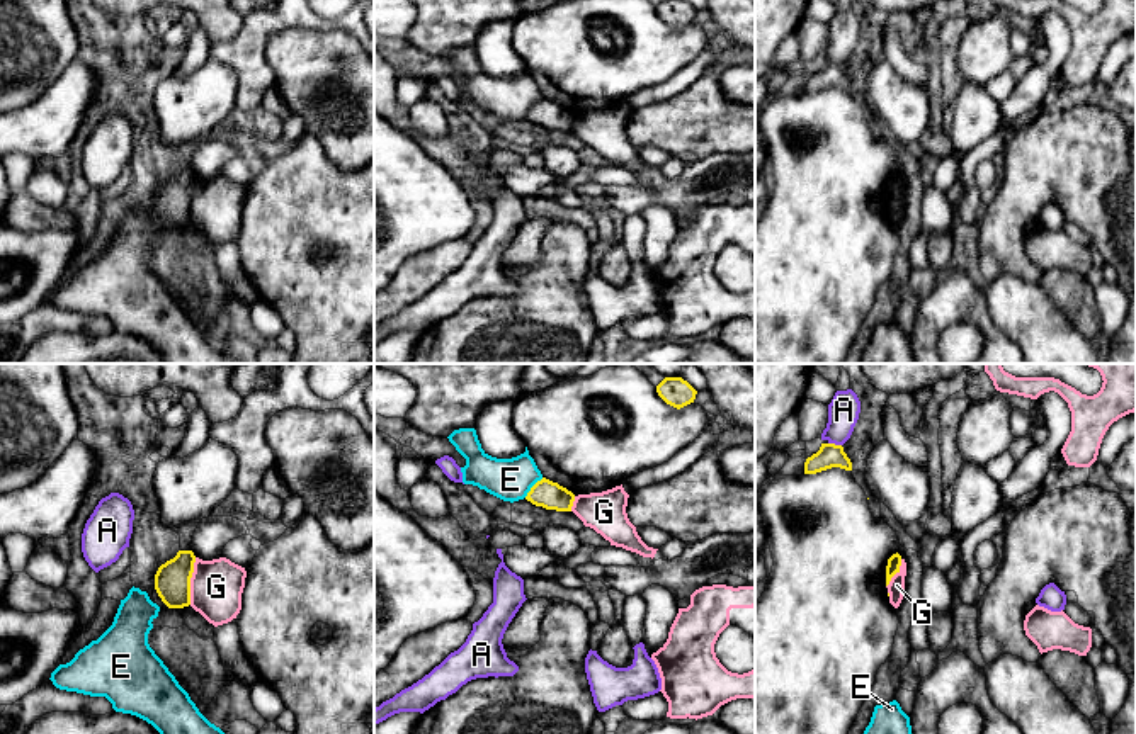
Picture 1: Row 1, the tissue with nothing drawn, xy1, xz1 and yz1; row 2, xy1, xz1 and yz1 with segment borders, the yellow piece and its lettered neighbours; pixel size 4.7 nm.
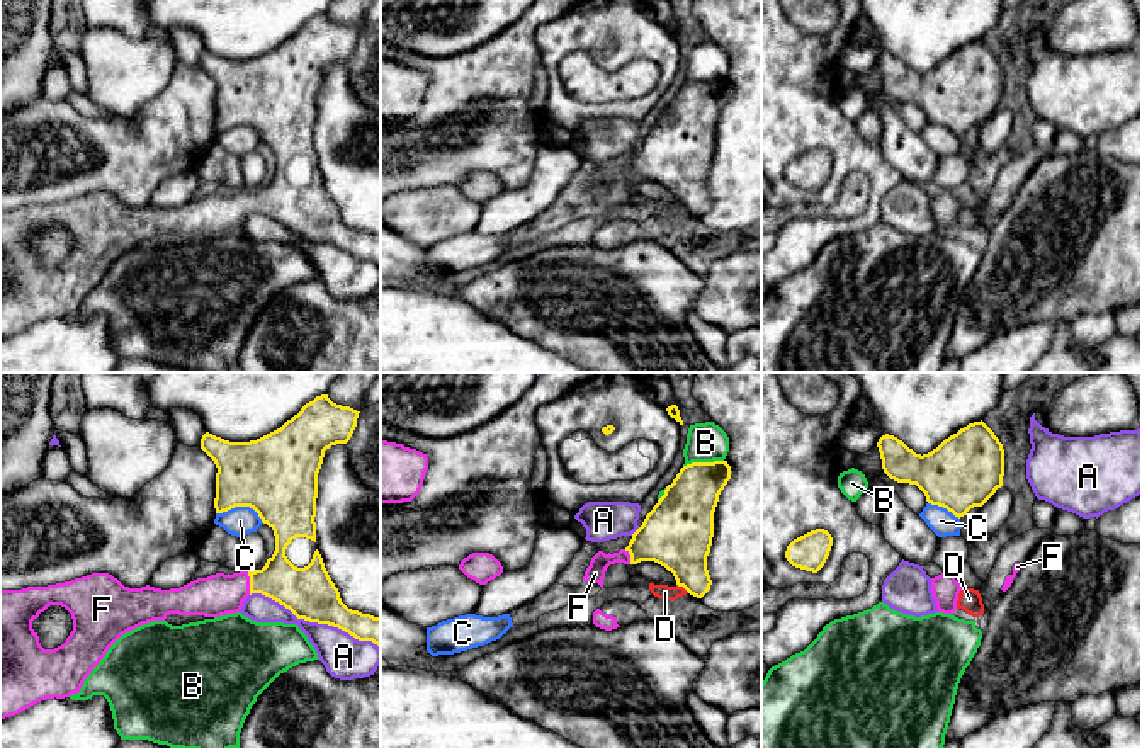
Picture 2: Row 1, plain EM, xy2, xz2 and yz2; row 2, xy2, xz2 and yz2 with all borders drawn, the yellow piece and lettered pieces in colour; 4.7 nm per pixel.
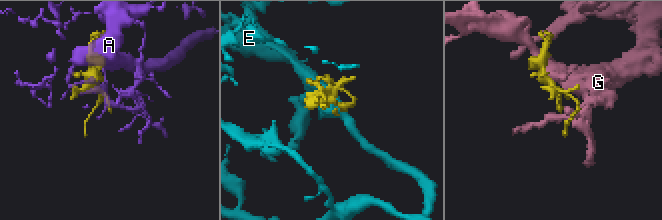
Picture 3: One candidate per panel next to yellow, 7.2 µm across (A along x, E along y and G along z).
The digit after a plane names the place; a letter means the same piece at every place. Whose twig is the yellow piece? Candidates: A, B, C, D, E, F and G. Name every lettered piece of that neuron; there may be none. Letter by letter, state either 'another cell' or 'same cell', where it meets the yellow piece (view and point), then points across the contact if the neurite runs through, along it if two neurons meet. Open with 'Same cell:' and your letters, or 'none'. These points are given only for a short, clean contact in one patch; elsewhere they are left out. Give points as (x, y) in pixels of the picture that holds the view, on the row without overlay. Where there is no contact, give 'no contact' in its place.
Same cell: F
A: another cell; contact xy2 (316, 240)
B: another cell; contact xz2 (702, 82)
C: another cell; contact xy2 (242, 124)
D: another cell; contact xz2 (684, 206)
E: another cell; contact xz1 (533, 106); border xz1 (543, 97), (524, 116)
F: same cell; contact xy2 (250, 203)
G: another cell; contact xy1 (189, 201); border xy1 (196, 177), (189, 223)

